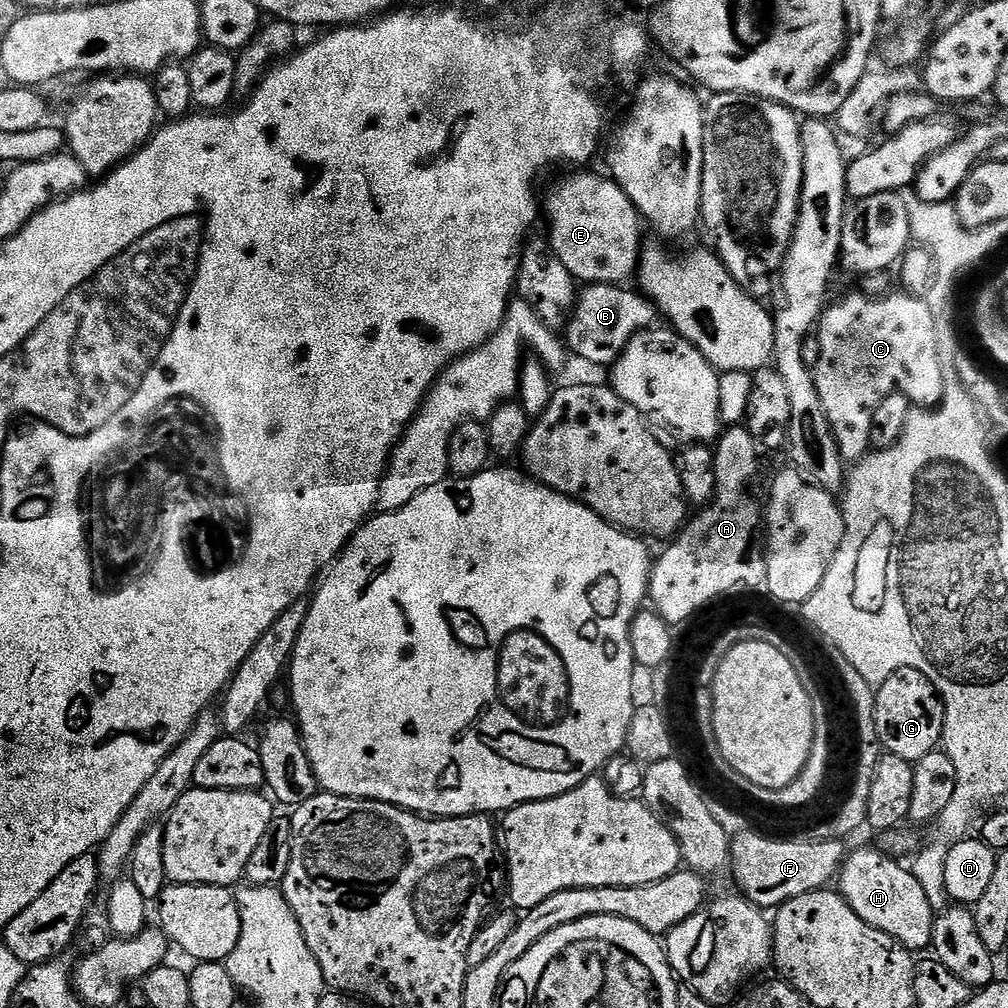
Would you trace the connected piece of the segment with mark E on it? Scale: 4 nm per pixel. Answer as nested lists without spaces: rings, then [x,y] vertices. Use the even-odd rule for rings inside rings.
[[[576,170],[573,176],[560,180],[552,188],[546,204],[546,220],[548,216],[547,239],[552,245],[552,253],[559,258],[562,266],[570,270],[570,274],[581,285],[589,284],[619,284],[623,285],[628,279],[635,277],[640,263],[642,239],[640,240],[640,212],[630,202],[616,181],[607,175],[599,176],[592,170]]]

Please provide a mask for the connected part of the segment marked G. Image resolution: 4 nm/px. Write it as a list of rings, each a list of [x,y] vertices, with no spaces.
[[[903,668],[878,685],[875,694],[874,722],[880,747],[887,755],[915,762],[941,747],[944,739],[944,702],[926,674],[913,668]]]

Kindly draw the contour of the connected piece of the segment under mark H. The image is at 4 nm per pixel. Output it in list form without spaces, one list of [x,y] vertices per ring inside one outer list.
[[[856,848],[847,853],[838,873],[838,891],[844,901],[870,926],[890,934],[913,954],[933,947],[932,935],[937,909],[930,906],[926,893],[914,878],[911,867],[899,864],[887,851],[876,848]]]

